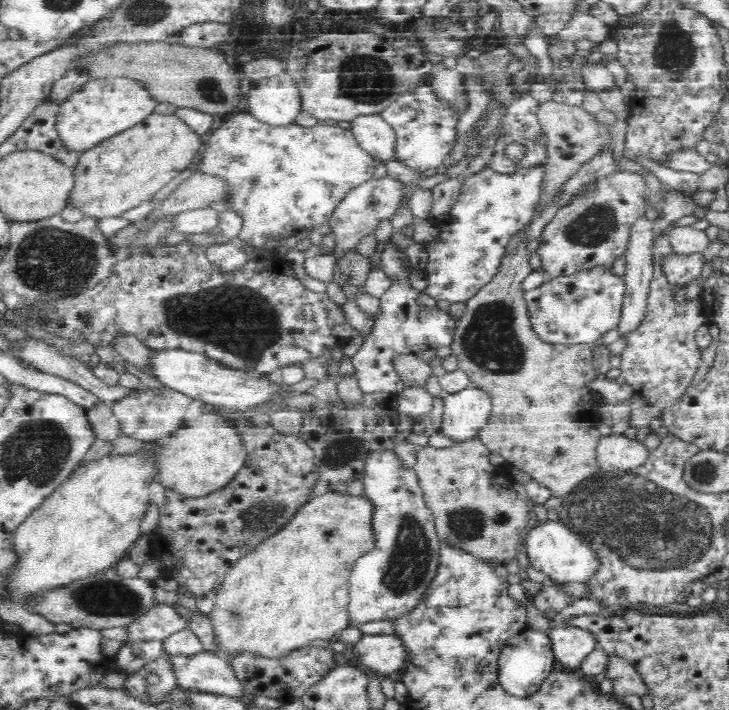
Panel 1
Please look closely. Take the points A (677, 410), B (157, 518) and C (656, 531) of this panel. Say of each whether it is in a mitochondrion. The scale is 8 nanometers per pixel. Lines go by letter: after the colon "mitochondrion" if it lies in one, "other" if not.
A: other
B: other
C: mitochondrion

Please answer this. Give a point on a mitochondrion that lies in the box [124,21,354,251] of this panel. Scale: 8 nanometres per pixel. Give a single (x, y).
(207, 88)

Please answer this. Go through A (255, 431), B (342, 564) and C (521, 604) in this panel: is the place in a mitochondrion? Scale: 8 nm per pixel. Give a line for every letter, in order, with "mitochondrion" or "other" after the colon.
A: other
B: other
C: other

